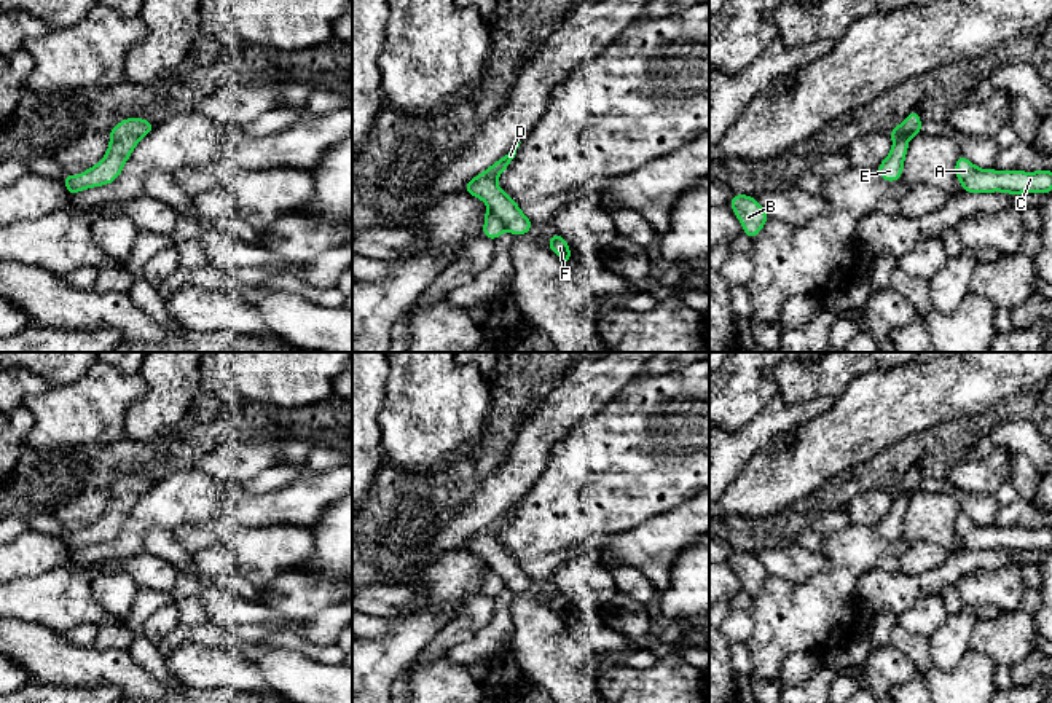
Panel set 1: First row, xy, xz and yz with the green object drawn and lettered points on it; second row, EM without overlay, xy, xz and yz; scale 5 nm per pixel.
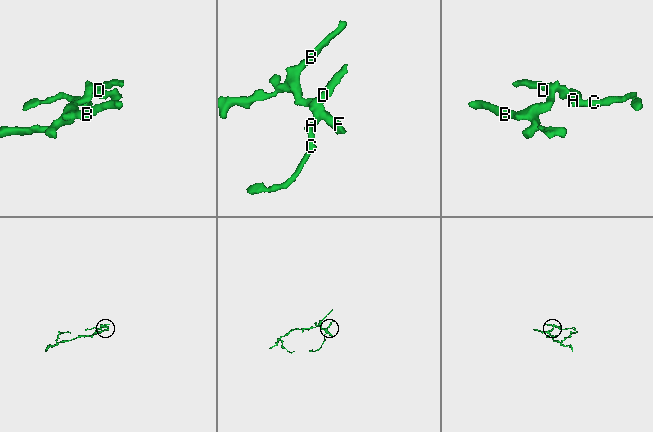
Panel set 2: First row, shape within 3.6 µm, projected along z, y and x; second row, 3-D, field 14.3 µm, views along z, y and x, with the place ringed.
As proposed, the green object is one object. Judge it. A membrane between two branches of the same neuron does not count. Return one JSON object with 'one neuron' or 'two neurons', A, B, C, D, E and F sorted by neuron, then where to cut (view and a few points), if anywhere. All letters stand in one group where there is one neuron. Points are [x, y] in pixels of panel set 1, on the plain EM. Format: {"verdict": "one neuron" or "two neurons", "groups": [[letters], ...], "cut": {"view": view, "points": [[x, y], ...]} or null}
{"verdict": "one neuron", "groups": [["A", "B", "C", "D", "E", "F"]], "cut": null}

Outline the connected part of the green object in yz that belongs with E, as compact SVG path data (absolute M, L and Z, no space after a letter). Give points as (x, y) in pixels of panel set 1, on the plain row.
M917 467L888 489L894 497L889 512L880 520L877 529L885 539L897 539L902 532L909 496L921 491L921 475Z

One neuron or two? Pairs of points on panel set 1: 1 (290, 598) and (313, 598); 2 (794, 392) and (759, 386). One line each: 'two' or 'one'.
1: one
2: two

